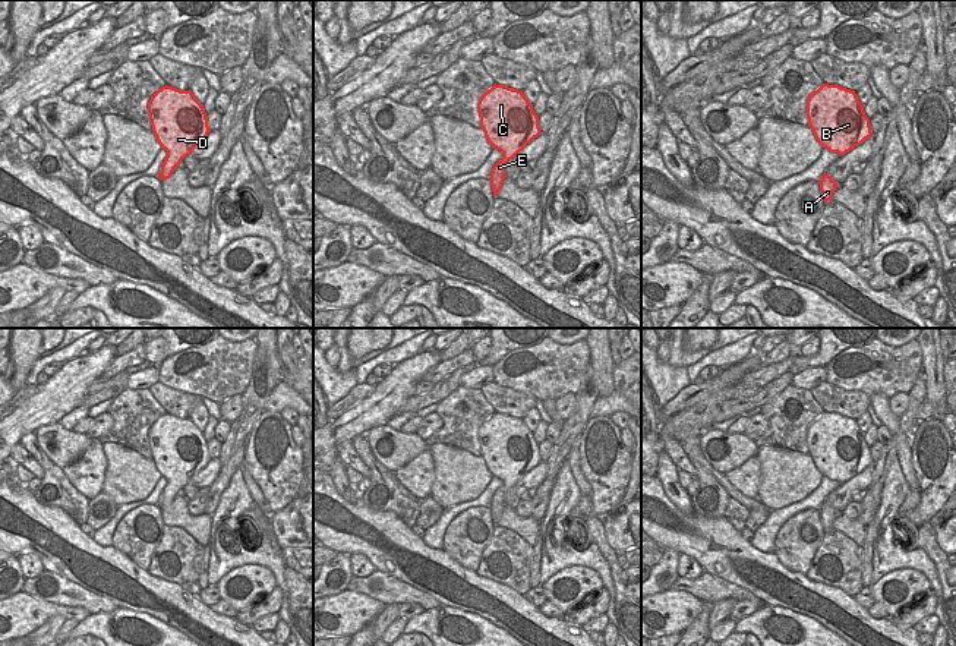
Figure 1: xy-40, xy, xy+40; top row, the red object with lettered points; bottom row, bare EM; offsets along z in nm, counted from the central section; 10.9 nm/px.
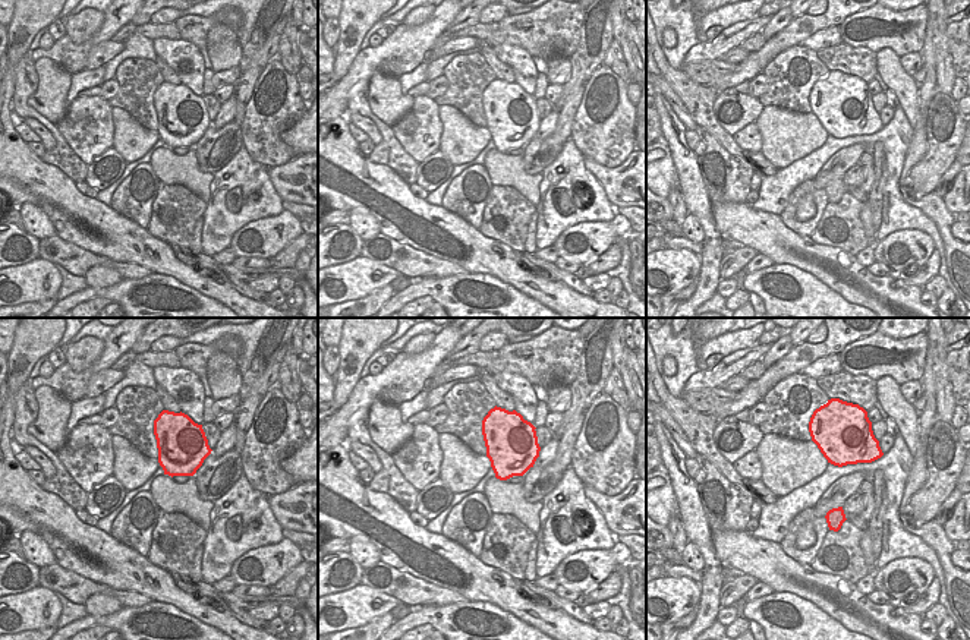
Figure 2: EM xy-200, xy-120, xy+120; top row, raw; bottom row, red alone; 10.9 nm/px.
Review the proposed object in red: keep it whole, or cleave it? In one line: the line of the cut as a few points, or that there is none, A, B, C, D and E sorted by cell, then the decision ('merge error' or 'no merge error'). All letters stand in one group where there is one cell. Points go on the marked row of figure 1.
no cut | A B C D E | no merge error

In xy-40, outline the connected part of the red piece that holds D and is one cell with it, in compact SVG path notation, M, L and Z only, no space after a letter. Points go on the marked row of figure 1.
M163 86L148 103L152 132L167 151L167 157L158 174L160 180L171 177L182 160L211 132L202 104L190 91Z

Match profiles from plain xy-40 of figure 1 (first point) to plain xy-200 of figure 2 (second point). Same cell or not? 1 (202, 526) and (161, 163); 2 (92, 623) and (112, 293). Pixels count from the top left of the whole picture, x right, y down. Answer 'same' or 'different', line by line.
1: same
2: same

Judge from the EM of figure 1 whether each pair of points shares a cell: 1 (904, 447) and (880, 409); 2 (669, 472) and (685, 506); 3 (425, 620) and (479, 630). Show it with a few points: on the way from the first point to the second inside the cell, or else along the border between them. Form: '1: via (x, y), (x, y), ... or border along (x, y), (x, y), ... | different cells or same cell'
1: via (902, 438), (887, 418) | same cell
2: via (669, 481), (669, 489), (677, 497) | same cell
3: via (438, 620), (445, 613), (453, 614), (466, 629) | same cell

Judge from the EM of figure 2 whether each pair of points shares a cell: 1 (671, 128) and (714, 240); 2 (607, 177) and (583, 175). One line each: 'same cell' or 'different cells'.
1: same cell
2: different cells

